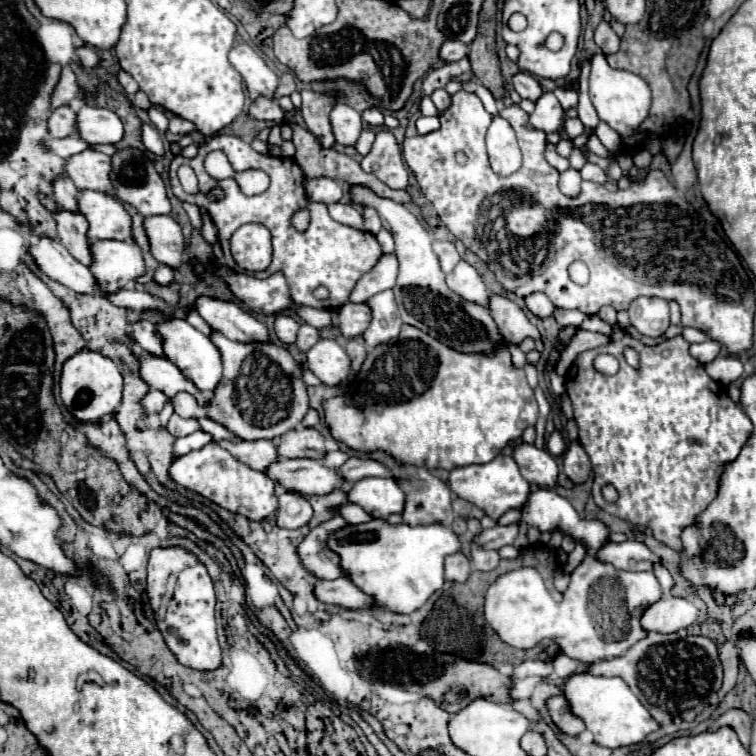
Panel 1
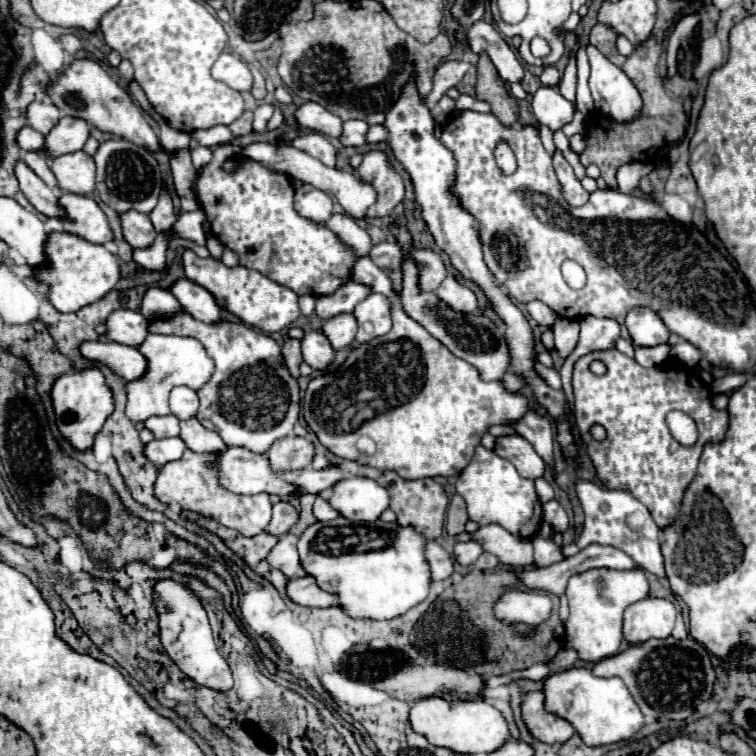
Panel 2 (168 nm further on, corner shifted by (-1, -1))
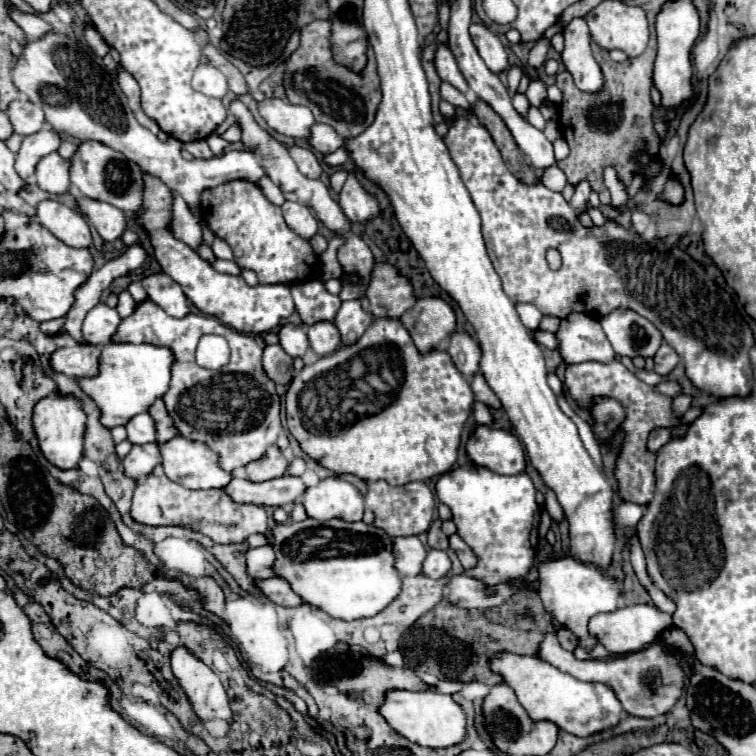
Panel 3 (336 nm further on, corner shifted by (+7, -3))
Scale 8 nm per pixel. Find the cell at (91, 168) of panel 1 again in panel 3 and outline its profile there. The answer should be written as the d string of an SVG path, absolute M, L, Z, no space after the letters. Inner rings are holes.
M58 153L42 157L36 167L38 187L48 193L66 193L70 189L70 161Z

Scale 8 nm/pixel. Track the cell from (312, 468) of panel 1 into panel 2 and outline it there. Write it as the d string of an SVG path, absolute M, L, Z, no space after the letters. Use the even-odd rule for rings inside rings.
M228 447L228 451L216 453L218 459L212 463L220 471L220 485L238 495L256 495L256 493L274 493L274 495L292 495L296 487L288 481L292 473L274 473L268 459L264 455L256 455L244 447Z

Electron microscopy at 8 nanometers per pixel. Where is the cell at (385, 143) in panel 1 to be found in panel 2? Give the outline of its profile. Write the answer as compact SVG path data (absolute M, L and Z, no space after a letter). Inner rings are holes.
M382 151L366 153L358 167L358 175L364 183L372 183L378 193L378 201L366 211L368 217L386 217L404 199L402 177L390 167L388 157Z

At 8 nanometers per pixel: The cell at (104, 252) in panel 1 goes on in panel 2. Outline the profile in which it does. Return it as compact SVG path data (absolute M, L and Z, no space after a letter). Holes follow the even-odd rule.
M58 231L48 233L44 253L48 255L48 263L44 267L32 267L32 271L38 283L48 285L48 301L60 313L72 313L82 309L84 305L100 301L106 293L114 289L120 279L118 257L104 245L88 243L76 235Z

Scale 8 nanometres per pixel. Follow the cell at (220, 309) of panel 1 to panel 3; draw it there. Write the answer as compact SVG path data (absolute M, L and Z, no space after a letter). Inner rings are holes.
M166 273L148 275L142 279L142 285L144 285L148 297L156 305L160 305L168 315L186 317L188 313L192 313L188 297L180 289L180 285L176 285L176 281L172 281L172 277L168 277Z

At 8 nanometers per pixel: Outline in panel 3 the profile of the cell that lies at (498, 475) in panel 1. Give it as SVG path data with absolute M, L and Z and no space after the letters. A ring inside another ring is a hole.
M466 463L438 479L436 495L452 509L458 535L478 555L478 565L466 571L466 575L494 585L500 581L516 581L528 573L538 549L540 507L534 499L536 489L526 473L500 475L488 467Z

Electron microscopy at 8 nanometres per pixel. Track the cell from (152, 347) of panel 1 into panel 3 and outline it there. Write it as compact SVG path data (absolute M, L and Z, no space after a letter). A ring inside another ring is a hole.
M98 303L84 319L82 335L90 345L108 345L120 325L120 315L106 303Z

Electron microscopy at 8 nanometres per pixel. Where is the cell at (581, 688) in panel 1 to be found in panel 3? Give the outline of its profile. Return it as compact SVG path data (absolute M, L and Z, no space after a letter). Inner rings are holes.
M498 653L490 667L492 671L500 673L504 681L516 691L518 701L528 711L532 721L552 721L562 731L568 731L576 737L590 737L604 729L612 729L624 715L624 709L612 687L604 683L580 681L568 673L562 673L540 657Z

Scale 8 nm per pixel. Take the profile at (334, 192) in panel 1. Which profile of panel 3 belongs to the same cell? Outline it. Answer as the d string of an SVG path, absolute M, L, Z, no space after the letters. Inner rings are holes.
M284 201L282 211L284 211L284 219L288 227L300 237L312 239L318 233L318 219L310 207L296 201Z

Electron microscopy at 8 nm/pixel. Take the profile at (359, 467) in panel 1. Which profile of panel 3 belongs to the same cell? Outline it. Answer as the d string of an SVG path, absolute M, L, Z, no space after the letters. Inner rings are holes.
M284 475L276 479L268 479L262 483L252 483L250 479L238 479L234 477L224 489L234 501L244 503L256 503L256 505L274 505L282 507L288 503L301 502L306 485L300 477Z

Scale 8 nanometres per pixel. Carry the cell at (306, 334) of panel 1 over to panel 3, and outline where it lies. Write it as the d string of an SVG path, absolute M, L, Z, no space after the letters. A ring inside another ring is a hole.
M268 345L264 349L264 371L272 377L272 381L276 381L276 385L286 385L294 377L290 357L280 345Z

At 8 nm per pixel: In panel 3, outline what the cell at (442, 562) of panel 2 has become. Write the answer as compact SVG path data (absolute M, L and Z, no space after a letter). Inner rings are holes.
M396 537L394 539L396 553L396 569L404 573L404 577L422 575L422 563L426 559L426 547L418 537Z

